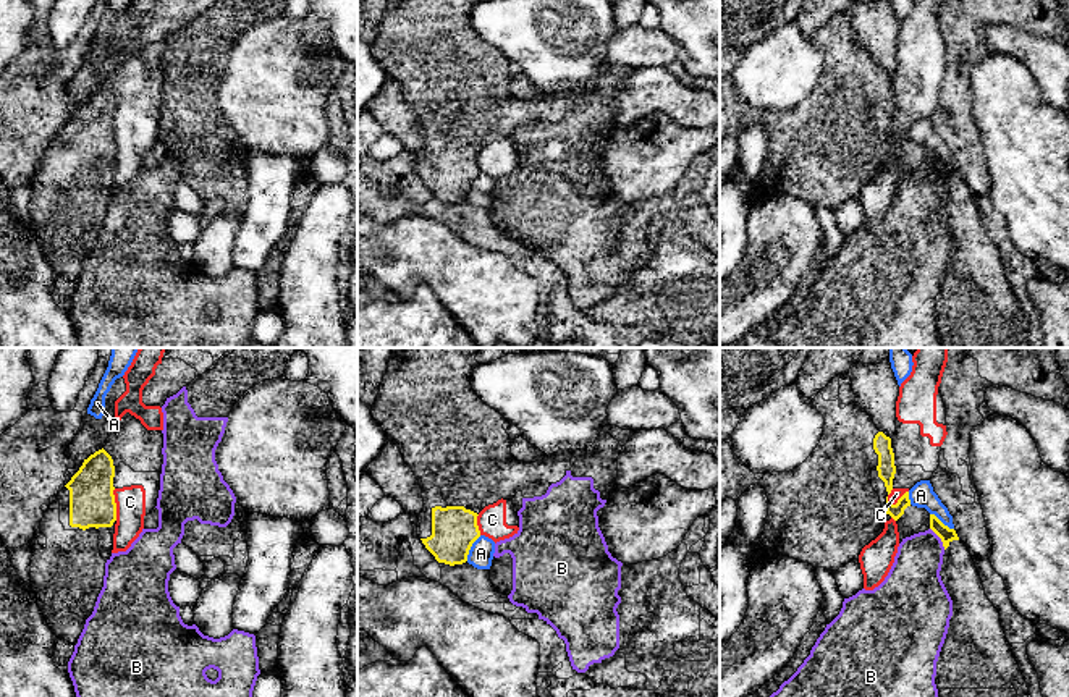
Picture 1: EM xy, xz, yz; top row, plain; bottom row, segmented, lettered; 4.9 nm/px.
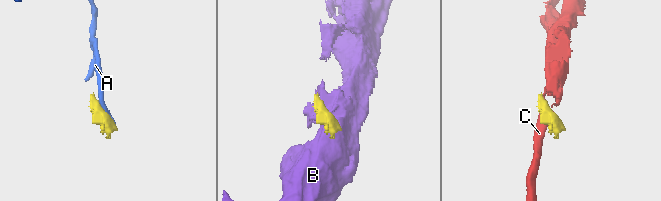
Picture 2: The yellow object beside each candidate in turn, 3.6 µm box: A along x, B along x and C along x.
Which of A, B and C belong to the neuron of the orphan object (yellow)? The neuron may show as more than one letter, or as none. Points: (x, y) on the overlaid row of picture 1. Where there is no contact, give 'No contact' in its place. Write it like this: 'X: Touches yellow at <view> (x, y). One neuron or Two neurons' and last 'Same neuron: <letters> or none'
A: Touches yellow at xz (469, 549). Two neurons
B: Touches yellow at yz (940, 537). Two neurons
C: Touches yellow at yz (898, 502). Two neurons
Same neuron: none

